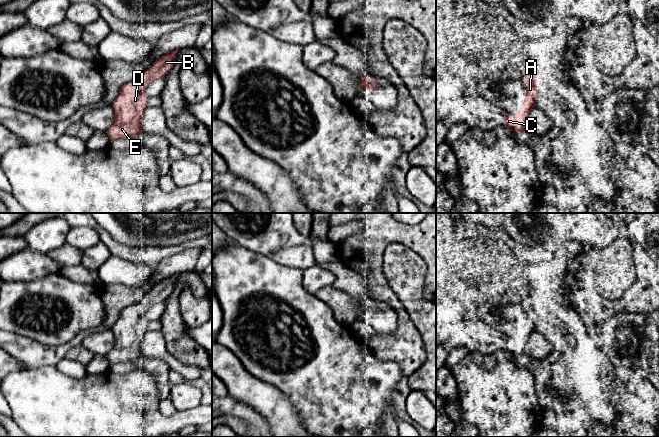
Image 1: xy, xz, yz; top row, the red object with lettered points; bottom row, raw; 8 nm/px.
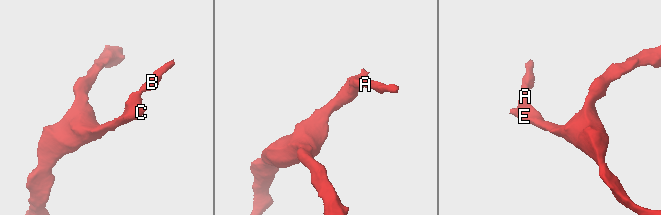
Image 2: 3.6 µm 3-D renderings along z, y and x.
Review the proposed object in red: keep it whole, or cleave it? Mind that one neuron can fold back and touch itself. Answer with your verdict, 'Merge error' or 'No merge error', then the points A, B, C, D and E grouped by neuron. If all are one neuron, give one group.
No merge error. Groups: A B C D E

